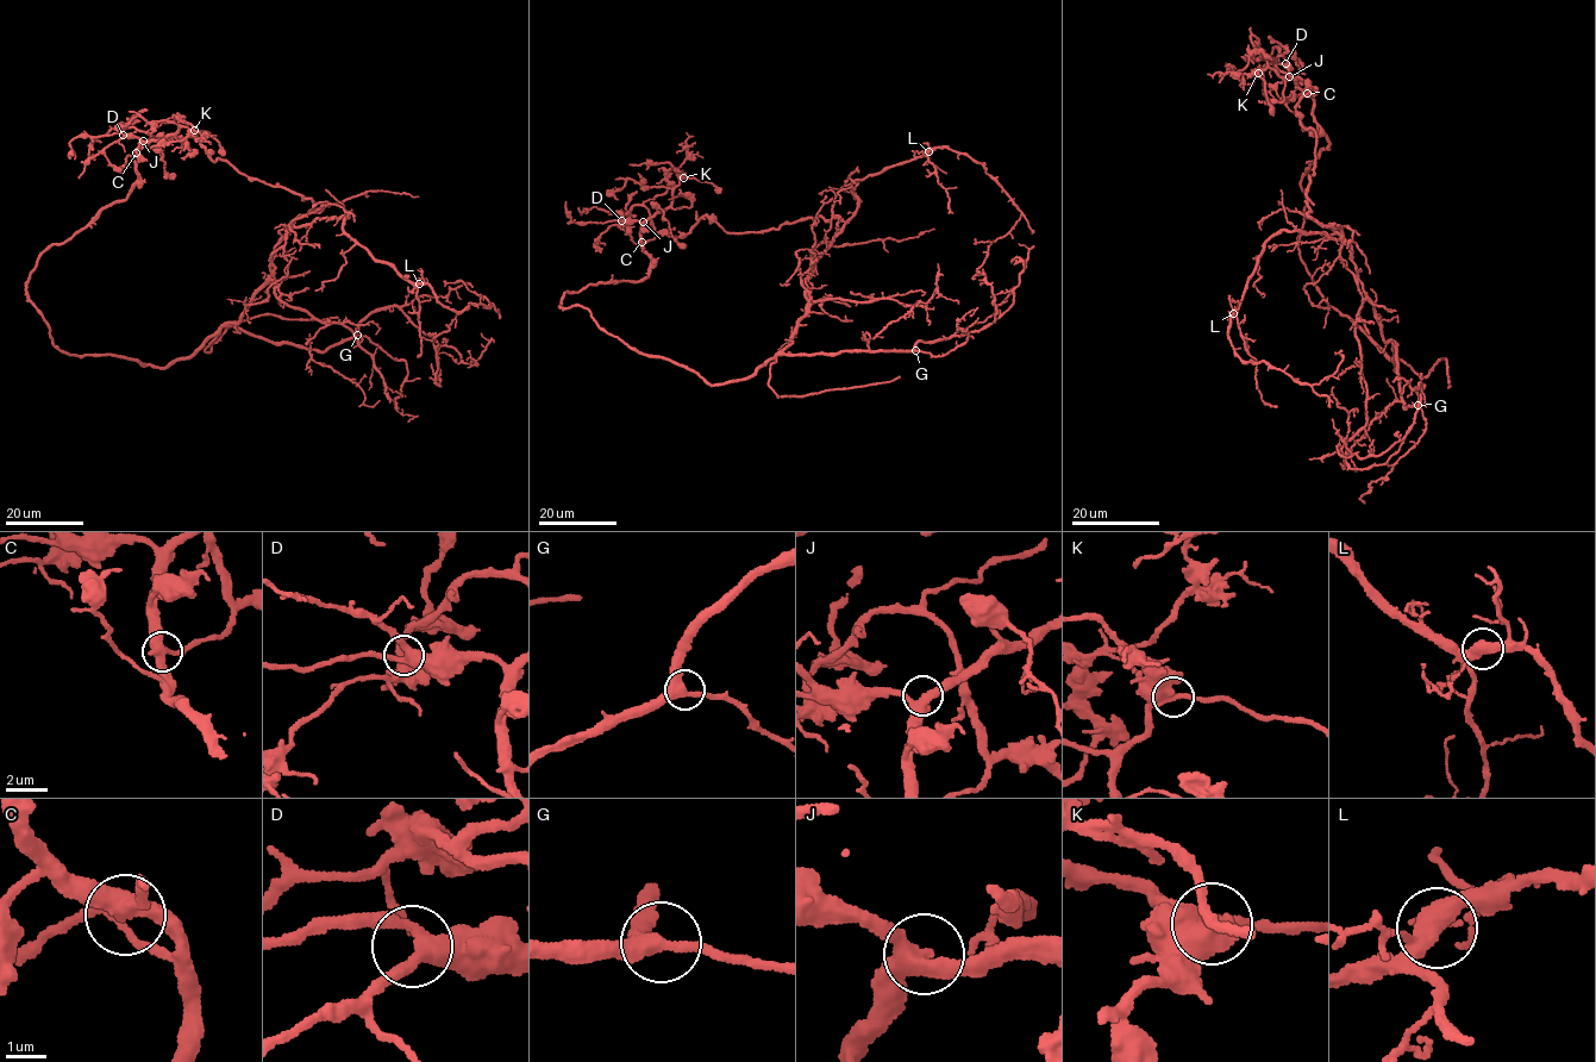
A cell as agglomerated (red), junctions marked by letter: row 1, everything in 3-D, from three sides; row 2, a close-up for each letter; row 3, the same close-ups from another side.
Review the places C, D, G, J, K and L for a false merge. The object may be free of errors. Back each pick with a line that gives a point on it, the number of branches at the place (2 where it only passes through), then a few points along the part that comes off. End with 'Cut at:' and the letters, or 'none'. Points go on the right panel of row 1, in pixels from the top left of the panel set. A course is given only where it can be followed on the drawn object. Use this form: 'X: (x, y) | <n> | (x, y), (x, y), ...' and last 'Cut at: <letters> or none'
C: (1307, 93) | 3 | (1307, 93), (1307, 214), (1341, 236), (1268, 239), (1228, 330), (1243, 361), (1299, 382), (1334, 374), (1334, 353)
Cut at: C

